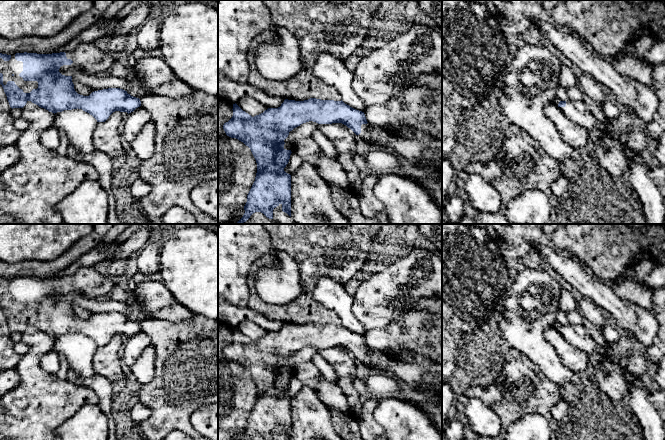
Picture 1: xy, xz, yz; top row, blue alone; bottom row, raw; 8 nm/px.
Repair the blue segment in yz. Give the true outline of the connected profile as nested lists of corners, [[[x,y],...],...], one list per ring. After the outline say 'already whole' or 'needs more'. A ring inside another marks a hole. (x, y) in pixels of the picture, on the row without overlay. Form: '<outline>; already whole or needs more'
[[[560,325],[558,331],[569,343],[584,351],[588,355],[601,354],[599,345],[595,342],[583,325]]]; needs more

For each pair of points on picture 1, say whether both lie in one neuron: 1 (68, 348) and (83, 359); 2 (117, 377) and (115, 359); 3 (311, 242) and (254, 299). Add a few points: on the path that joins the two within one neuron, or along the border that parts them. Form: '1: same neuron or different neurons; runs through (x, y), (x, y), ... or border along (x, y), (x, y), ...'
1: same neuron; runs through (72, 348), (79, 355)
2: same neuron; runs through (115, 373), (115, 363)
3: same neuron; runs through (311, 268), (308, 294), (292, 310), (280, 310)

